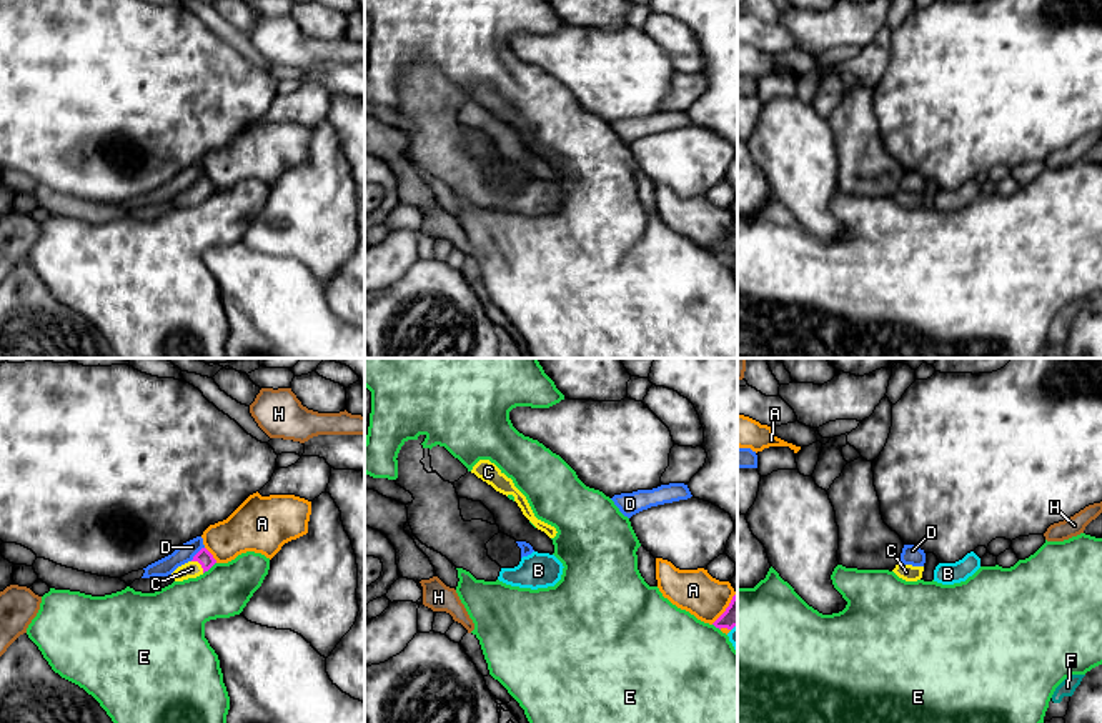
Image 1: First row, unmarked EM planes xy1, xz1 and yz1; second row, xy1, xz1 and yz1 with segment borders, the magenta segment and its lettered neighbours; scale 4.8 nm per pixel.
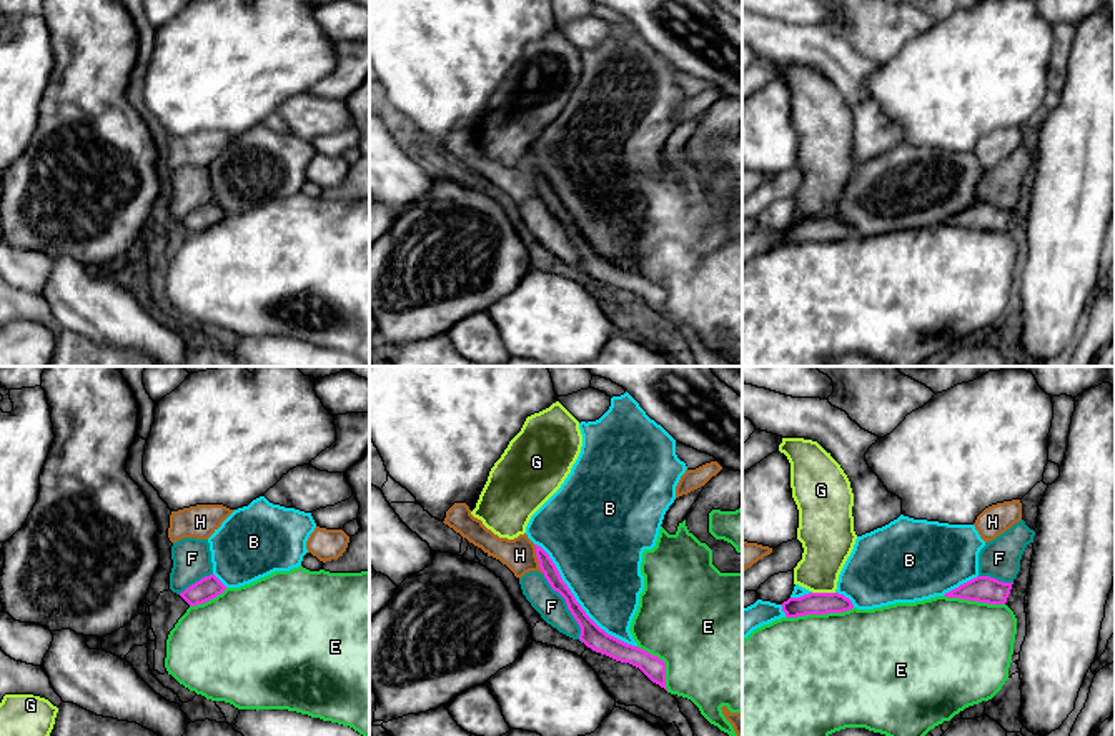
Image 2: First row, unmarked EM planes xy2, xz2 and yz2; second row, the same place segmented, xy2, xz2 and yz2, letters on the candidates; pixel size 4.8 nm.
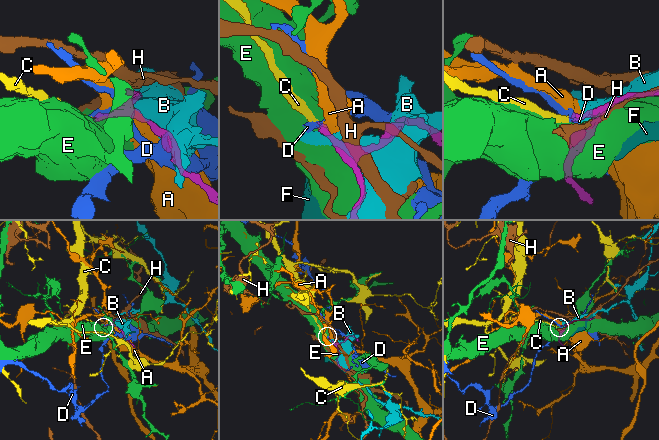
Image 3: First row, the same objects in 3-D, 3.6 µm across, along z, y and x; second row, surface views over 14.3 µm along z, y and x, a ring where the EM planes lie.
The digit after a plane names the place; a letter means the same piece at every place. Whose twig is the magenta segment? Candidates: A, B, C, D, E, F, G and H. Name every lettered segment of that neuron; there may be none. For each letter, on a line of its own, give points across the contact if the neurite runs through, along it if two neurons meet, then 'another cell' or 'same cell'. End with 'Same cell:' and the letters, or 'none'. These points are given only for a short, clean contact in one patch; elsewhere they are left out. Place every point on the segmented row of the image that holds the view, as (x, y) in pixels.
A: another cell
B: another cell
C: runs through xy1 (203, 557), (200, 563), (192, 568); same cell
D: another cell
E: another cell
F: another cell
G: another cell
H: border along xz2 (533, 545), (538, 566), (545, 573); another cell
Same cell: C

